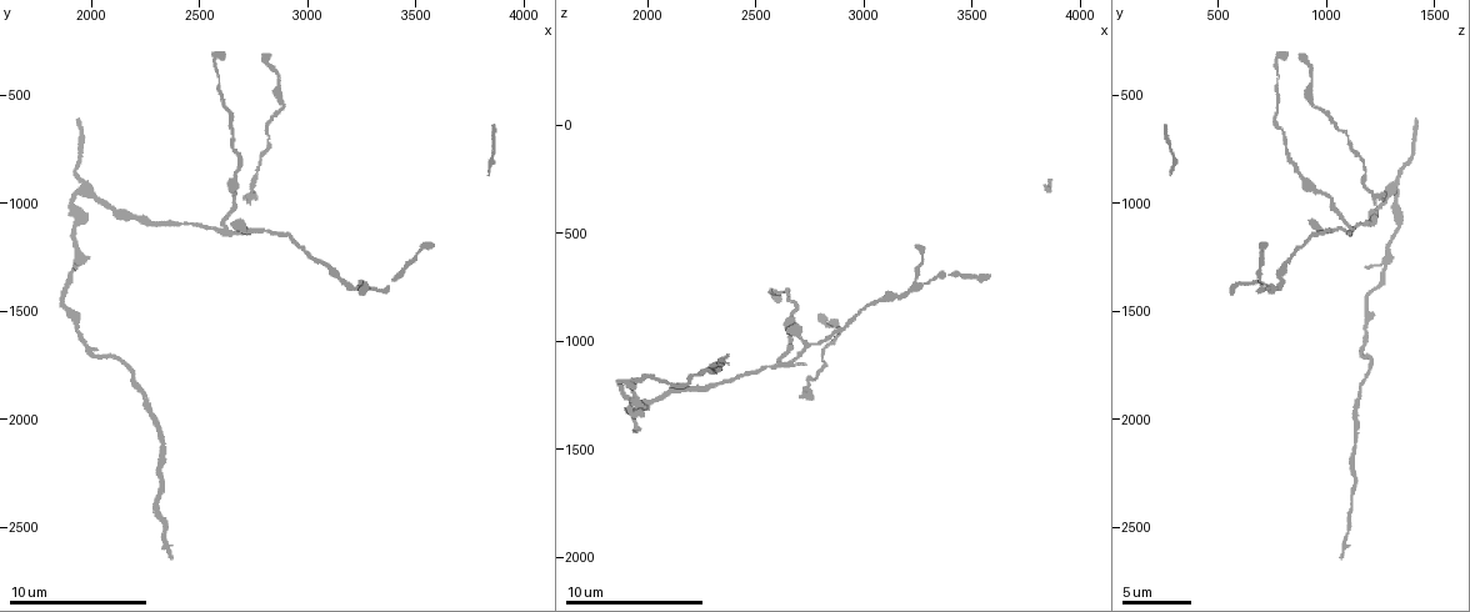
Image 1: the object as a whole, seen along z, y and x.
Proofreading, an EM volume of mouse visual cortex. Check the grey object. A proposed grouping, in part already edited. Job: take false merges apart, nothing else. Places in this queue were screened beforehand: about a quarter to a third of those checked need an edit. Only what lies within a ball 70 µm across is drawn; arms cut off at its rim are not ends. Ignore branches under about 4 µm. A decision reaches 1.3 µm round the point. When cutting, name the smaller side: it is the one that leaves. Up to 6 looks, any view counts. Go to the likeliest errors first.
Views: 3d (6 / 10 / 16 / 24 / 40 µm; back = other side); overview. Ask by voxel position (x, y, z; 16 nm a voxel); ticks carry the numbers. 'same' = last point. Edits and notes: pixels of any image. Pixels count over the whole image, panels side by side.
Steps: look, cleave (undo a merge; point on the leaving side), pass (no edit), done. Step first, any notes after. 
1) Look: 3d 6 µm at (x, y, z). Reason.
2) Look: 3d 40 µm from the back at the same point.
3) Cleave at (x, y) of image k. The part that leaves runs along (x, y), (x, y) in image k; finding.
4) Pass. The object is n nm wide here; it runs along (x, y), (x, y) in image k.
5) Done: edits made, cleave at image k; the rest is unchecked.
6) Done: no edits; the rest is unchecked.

Look: 3d 10 µm at (2610, 1080, 1080). Four-way junction.

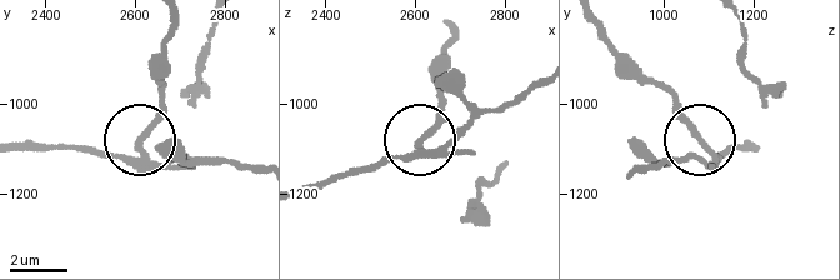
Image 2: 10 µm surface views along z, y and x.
Cleave at (149, 129) of image 2. The part that leaves runs along (434, 155), (420, 140), (441, 116), (448, 28) in image 2; two neurons meet here.

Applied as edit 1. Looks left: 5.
Look: overview.

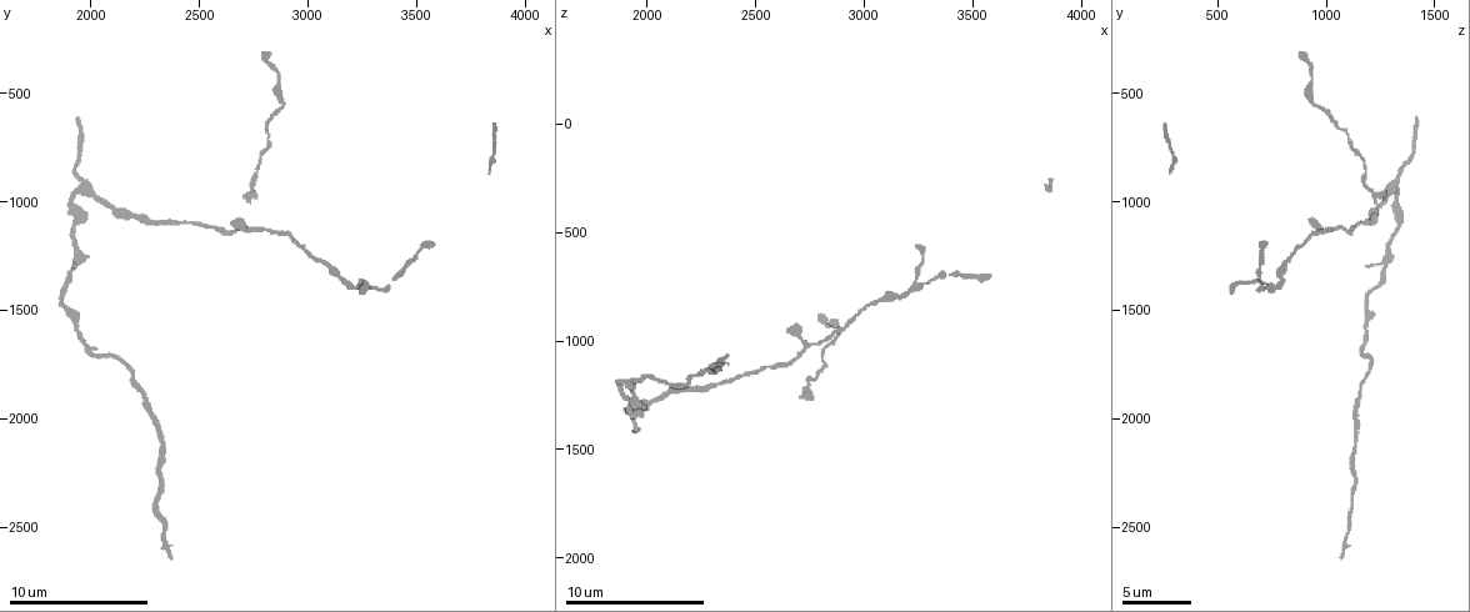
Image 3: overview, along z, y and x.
Look: 3d 16 µm at (1950, 920, 1320). Two arms in line, one across.

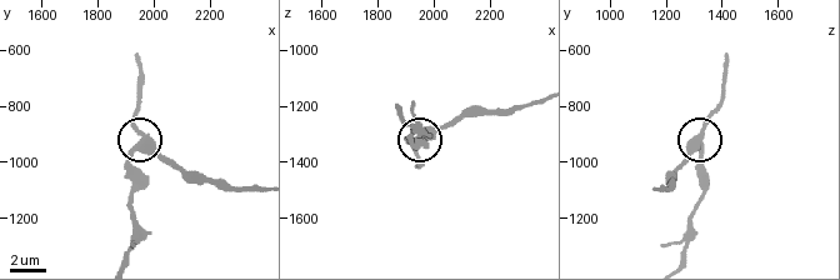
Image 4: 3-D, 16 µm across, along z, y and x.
Pass. The object is 340 nm wide here; it runs along (233, 186), (190, 181), (163, 161), (133, 120), (136, 90) in image 4; all the same neuron.

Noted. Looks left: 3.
Look: 3d 10 µm at (1870, 1440, 1180). Thick turns thin.

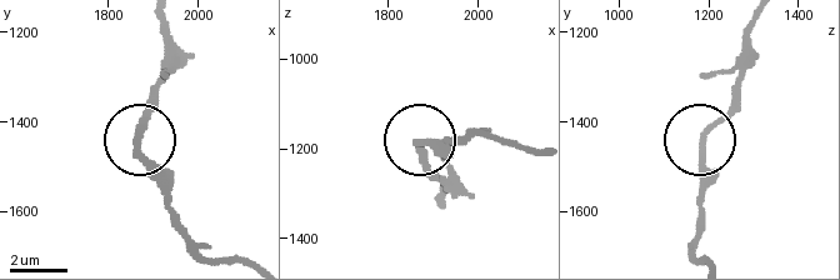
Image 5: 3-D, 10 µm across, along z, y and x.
Look: 3d 6 µm at (1865, 1450, 1185).

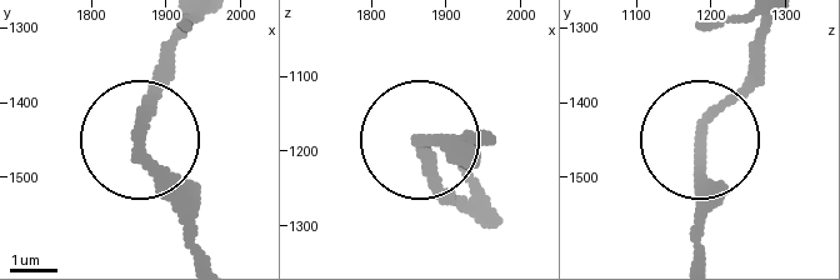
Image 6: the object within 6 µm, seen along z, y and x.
Pass. The object is 250 nm wide here; it runs along (766, 28), (750, 75), (694, 146), (694, 254) in image 6; all the same neuron.

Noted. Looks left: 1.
Done: edits made, cleave at image 2; the rest is unchecked.

